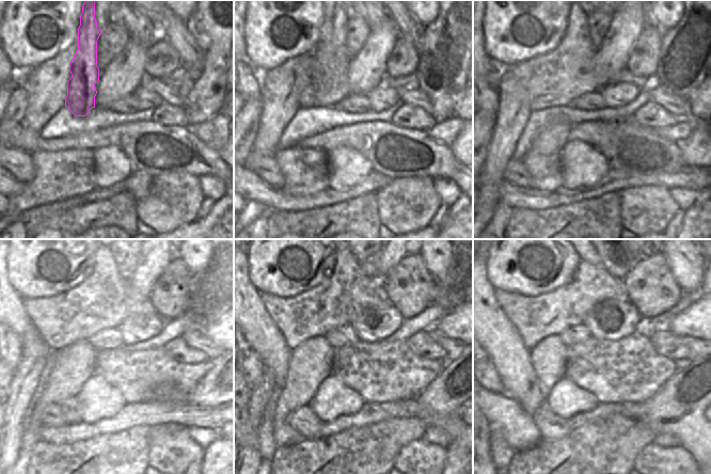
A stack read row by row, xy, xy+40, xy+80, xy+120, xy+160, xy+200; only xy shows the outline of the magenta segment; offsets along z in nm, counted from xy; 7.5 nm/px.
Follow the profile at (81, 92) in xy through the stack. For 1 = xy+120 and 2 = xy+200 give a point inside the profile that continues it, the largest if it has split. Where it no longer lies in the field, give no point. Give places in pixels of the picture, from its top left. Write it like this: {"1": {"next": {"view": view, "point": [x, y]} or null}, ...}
{"1": {"next": {"view": "xy+120", "point": [92, 294]}}, "2": {"next": {"view": "xy+200", "point": [516, 306]}}}

